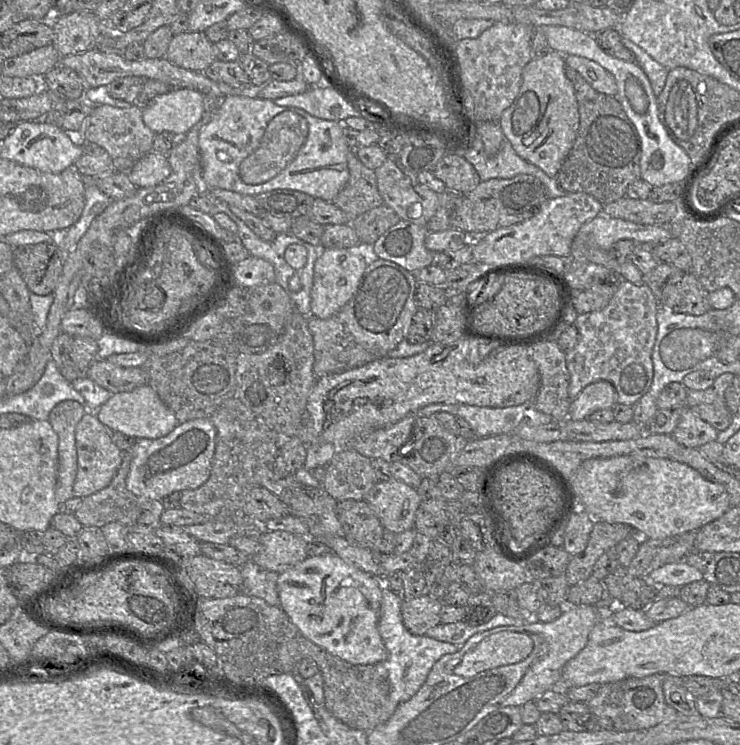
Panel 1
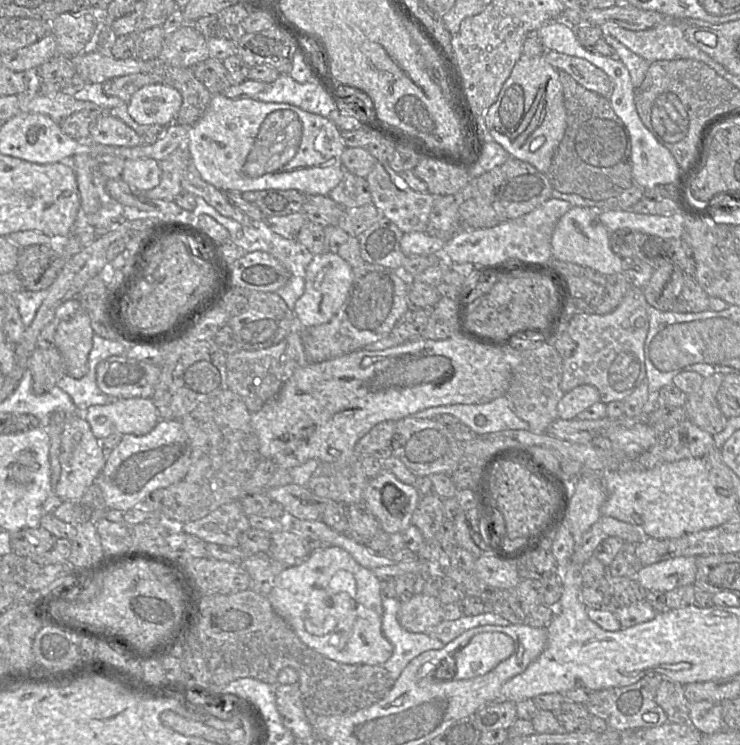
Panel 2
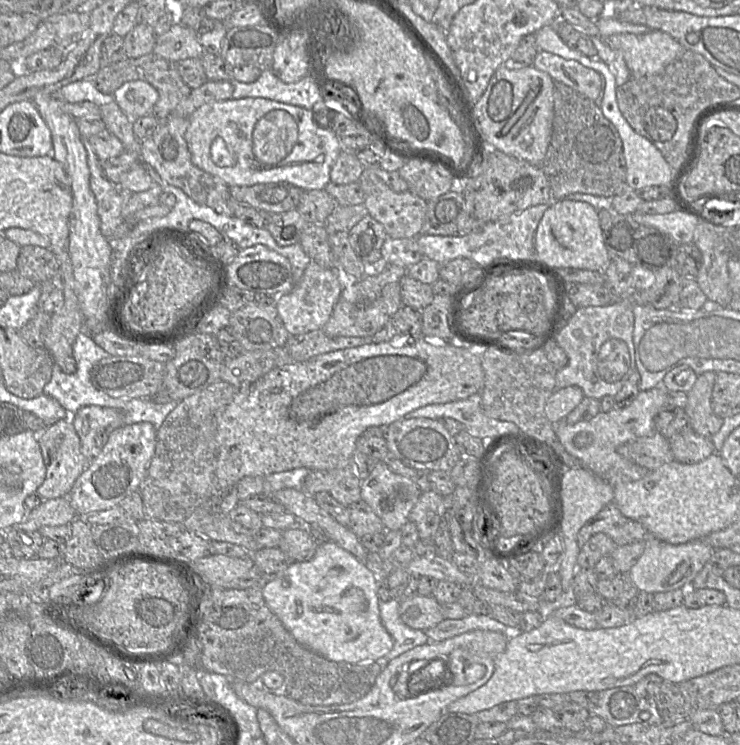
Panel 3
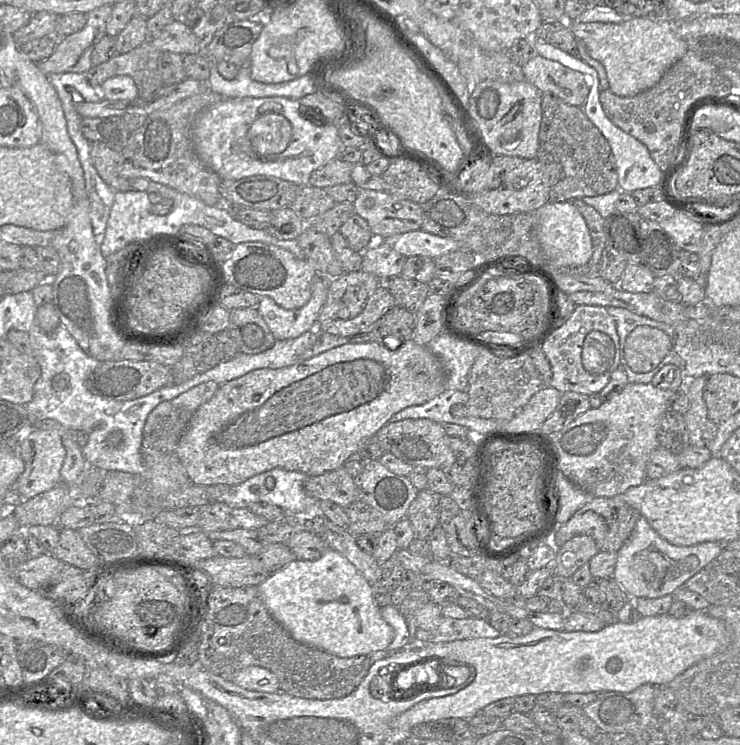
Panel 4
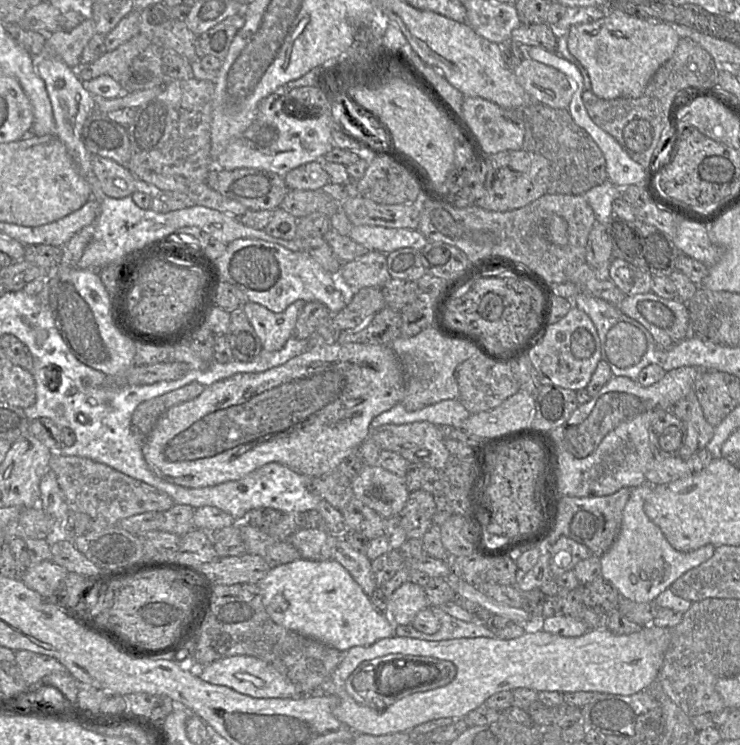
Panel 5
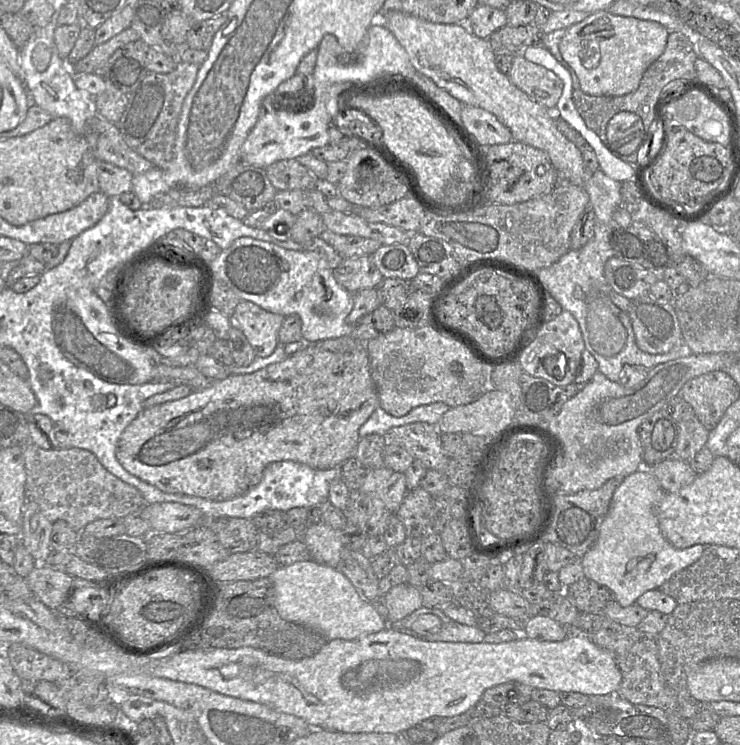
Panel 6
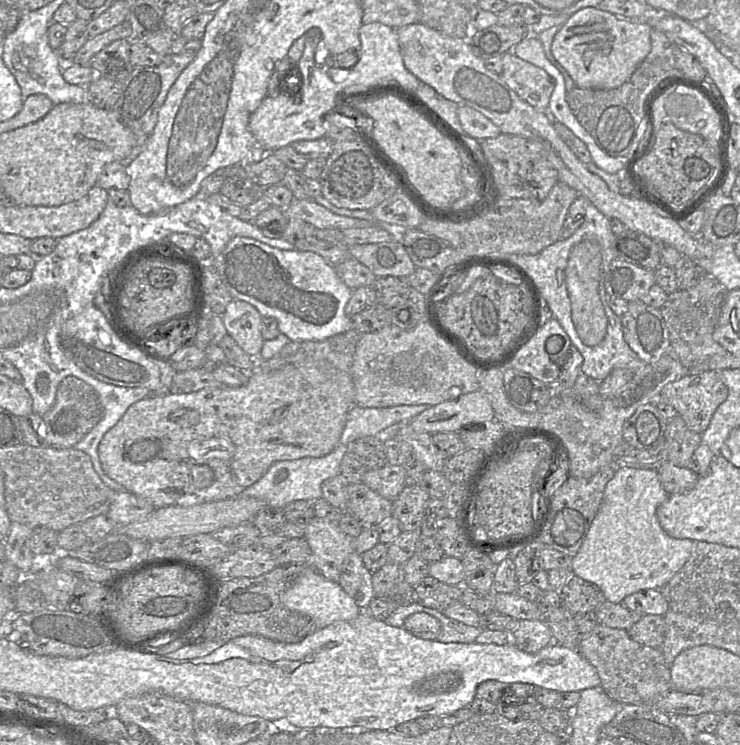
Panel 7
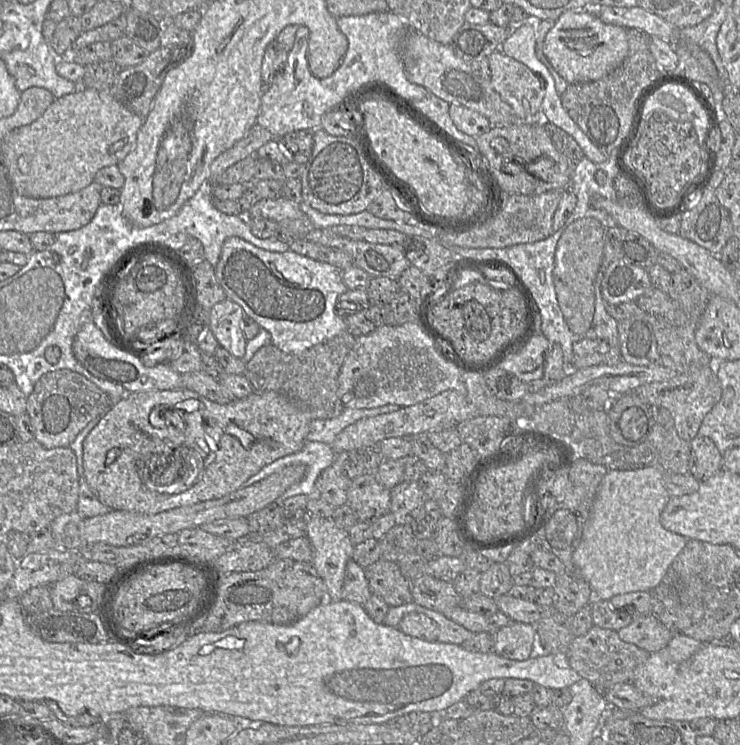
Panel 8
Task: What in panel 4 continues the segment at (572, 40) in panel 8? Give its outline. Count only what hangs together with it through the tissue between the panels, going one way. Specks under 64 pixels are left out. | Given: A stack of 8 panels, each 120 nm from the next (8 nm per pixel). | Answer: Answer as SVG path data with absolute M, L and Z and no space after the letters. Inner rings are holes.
M632 17L620 23L568 22L576 40L584 42L589 56L600 62L607 75L609 90L622 97L634 96L652 88L666 71L688 50L686 42L673 31L673 23L668 20L651 20Z

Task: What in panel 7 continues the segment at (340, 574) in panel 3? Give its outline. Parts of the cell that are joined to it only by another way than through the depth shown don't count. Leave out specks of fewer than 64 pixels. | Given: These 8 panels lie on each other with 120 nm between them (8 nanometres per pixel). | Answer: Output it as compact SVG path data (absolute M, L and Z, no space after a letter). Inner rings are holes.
M309 565L285 591L283 604L292 611L310 616L317 624L317 629L324 628L336 621L353 620L363 611L338 582L325 578Z

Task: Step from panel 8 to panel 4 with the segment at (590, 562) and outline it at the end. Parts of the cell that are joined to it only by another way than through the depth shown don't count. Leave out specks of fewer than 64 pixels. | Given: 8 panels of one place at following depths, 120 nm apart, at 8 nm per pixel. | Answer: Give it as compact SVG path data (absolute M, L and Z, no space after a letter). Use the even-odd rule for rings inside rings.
M640 516L628 541L617 552L612 578L631 598L660 598L672 595L706 565L717 558L723 549L719 542L703 542L693 546L675 546L661 537Z

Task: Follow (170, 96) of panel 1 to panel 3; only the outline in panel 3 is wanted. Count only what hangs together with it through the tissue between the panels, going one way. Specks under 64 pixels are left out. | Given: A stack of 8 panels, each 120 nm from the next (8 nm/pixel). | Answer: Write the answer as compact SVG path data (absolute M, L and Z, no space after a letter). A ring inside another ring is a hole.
M145 81L126 82L112 96L123 113L132 120L153 114L159 98L157 90Z

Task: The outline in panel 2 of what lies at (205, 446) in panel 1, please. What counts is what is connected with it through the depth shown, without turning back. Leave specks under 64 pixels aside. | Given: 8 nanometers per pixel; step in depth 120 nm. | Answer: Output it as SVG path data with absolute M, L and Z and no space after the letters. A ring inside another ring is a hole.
M160 419L147 434L124 434L119 444L107 452L106 461L94 483L99 486L108 510L125 512L141 504L145 497L157 489L164 489L181 481L191 464L191 445L180 420Z

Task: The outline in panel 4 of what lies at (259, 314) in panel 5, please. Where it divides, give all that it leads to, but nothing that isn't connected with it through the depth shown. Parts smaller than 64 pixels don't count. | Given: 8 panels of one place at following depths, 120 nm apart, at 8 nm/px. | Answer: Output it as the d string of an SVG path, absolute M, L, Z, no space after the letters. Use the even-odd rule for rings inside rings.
M317 274L309 301L298 309L287 310L269 297L260 298L257 309L276 340L293 339L317 327L319 313L327 299L329 280Z

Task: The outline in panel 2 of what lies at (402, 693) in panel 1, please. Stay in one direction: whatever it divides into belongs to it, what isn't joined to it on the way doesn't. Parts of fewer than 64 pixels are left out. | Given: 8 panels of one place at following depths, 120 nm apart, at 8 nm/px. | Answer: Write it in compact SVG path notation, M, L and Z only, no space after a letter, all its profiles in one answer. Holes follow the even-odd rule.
M382 594L382 631L385 637L393 645L392 656L383 664L383 667L387 669L393 679L397 680L401 675L404 668L409 664L411 660L428 650L439 650L444 647L444 644L431 636L429 633L413 633L404 629L398 621L398 611L400 609L401 602L396 598L390 598Z

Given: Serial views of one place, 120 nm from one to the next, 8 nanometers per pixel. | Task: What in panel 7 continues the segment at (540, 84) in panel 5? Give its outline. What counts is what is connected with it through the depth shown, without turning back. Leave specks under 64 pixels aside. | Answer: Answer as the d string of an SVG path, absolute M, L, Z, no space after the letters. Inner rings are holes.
M512 51L502 55L502 78L526 103L537 110L546 110L555 80L542 68L517 57Z

